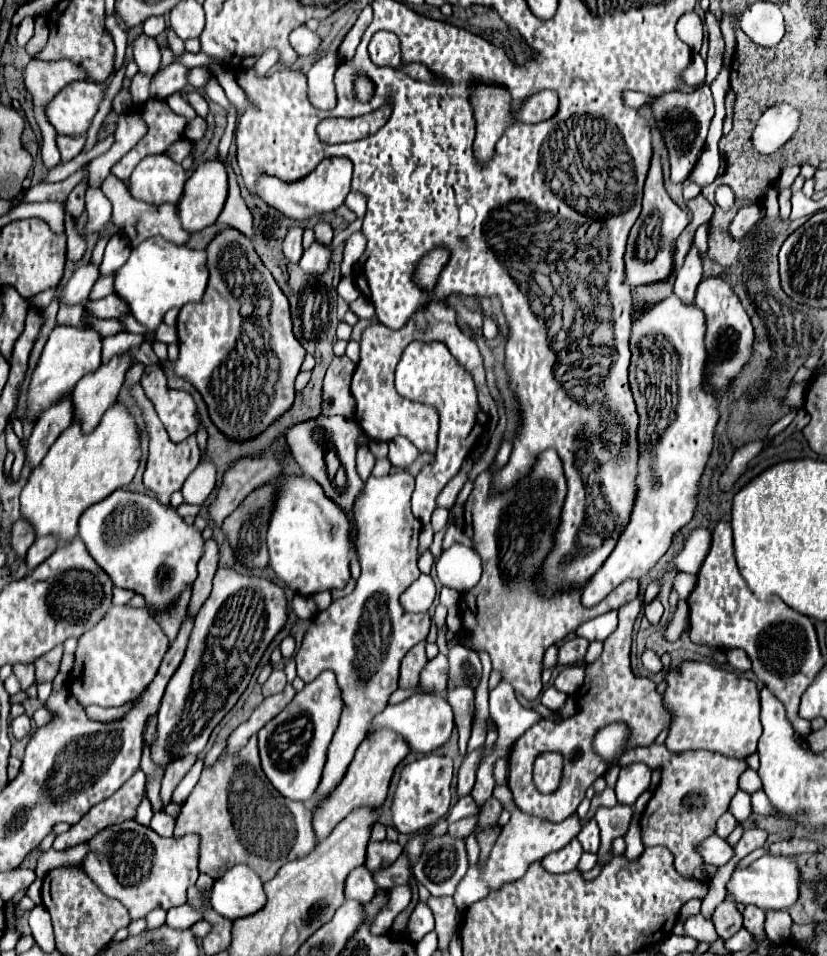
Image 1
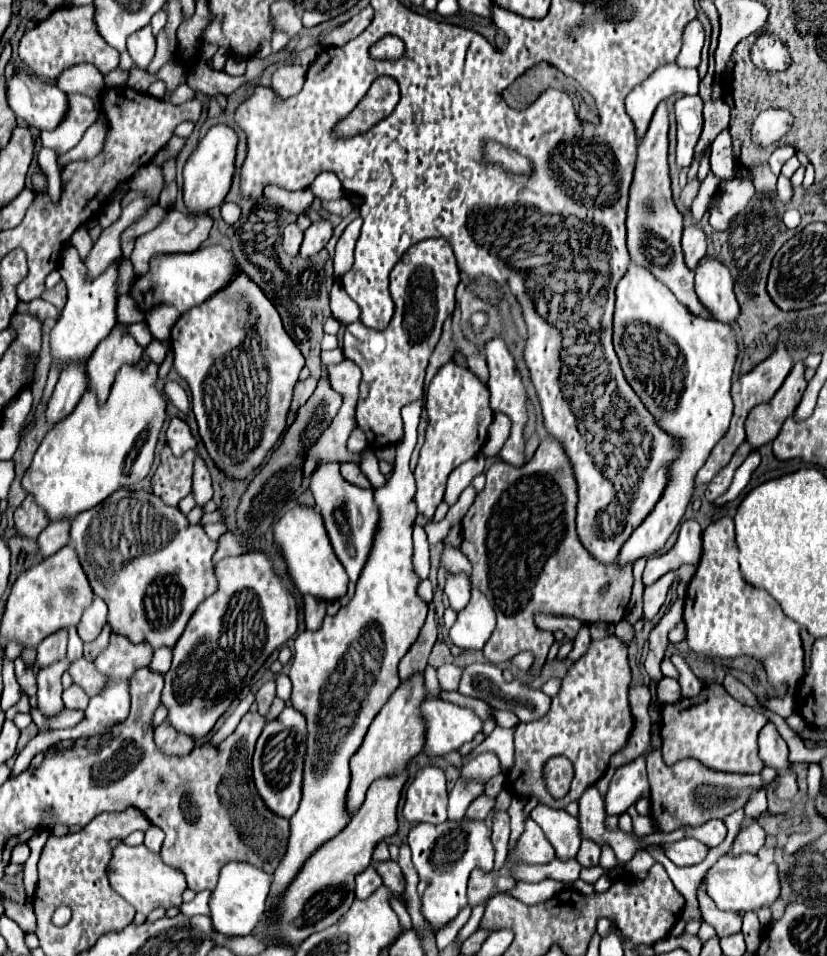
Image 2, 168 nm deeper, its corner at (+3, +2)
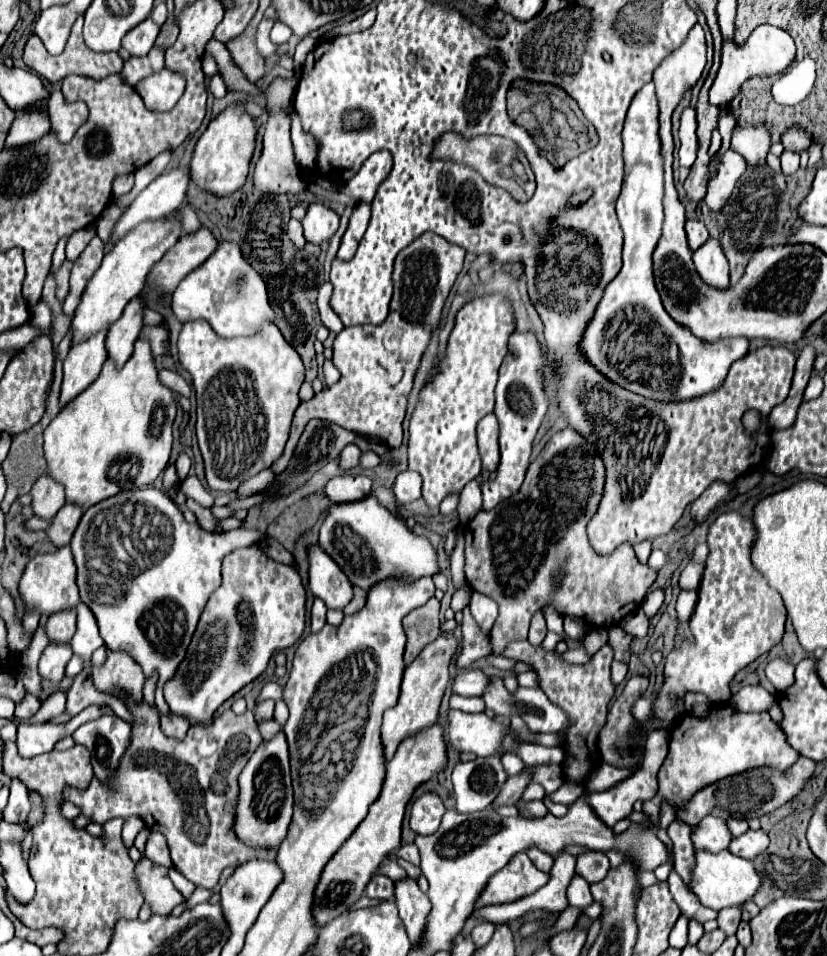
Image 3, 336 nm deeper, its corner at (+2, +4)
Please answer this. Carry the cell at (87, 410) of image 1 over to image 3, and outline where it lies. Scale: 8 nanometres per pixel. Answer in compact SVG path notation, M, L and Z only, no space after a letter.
M137 296L125 306L123 316L107 332L105 346L107 346L109 358L115 362L115 368L121 368L133 354L135 340L139 338L139 332L143 326L141 310L143 310L143 296Z

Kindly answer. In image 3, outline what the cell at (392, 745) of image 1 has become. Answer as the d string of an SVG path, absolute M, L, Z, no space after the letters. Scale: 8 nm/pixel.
M439 636L435 642L427 644L423 652L411 662L411 666L405 668L403 674L403 684L401 684L401 694L399 700L393 708L389 708L383 714L383 724L381 724L381 744L383 744L383 756L385 762L393 758L399 742L407 736L413 736L425 728L435 726L437 722L437 710L443 698L443 692L449 682L449 662L455 656L459 642L453 638Z

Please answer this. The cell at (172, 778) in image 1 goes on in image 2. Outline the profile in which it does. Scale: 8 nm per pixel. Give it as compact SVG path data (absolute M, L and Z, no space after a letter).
M168 720L156 726L154 740L156 740L156 746L160 746L160 750L168 756L174 756L174 754L186 756L194 748L194 738L188 734L180 734L174 726L170 726Z

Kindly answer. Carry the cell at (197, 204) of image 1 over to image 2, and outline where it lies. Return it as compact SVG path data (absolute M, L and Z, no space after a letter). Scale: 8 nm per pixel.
M216 124L206 132L206 136L188 156L184 166L184 204L188 206L190 212L204 214L206 210L220 206L224 202L224 196L232 186L232 178L236 170L234 166L236 146L238 146L236 132L226 124Z

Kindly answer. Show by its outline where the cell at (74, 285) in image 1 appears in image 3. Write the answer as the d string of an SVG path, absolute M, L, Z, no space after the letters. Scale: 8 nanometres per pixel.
M181 170L165 172L159 178L155 178L121 214L121 218L115 222L113 232L105 244L105 252L111 252L113 246L125 238L135 226L147 220L157 220L169 214L171 210L179 208L185 192L187 192L189 178Z

